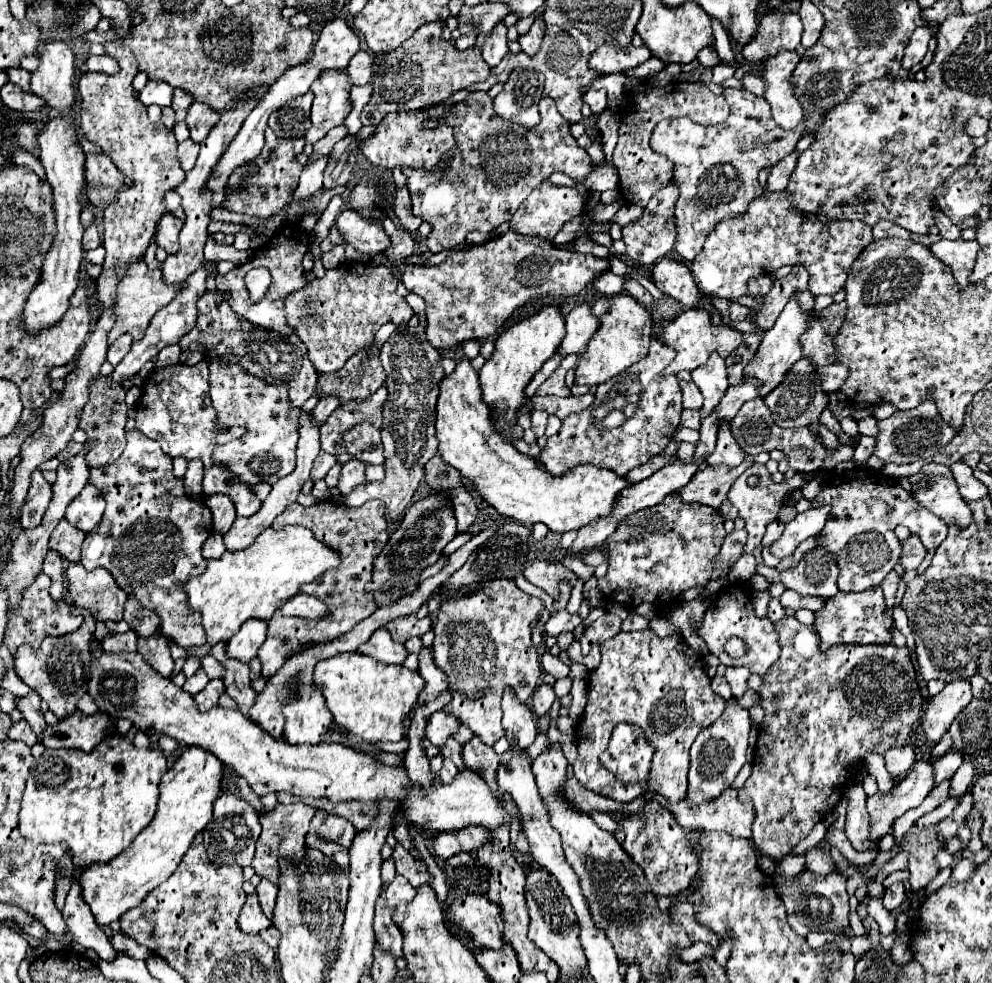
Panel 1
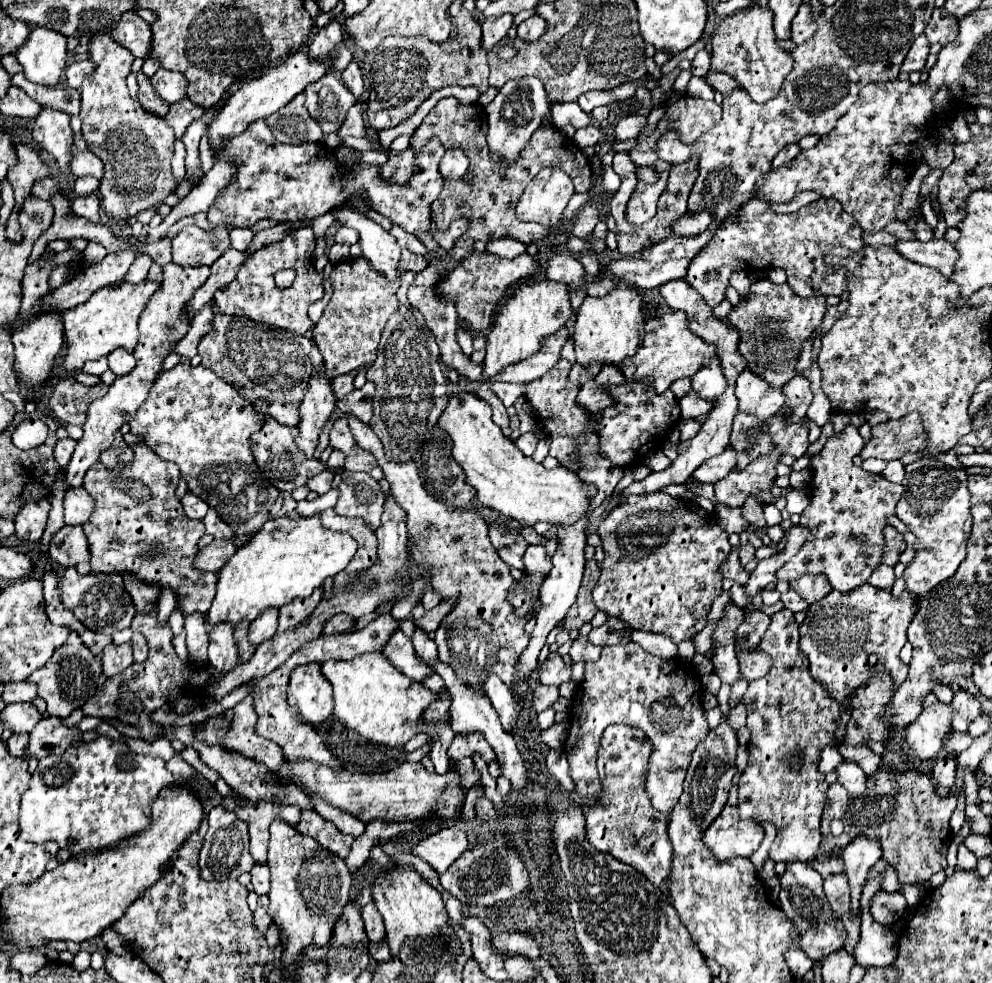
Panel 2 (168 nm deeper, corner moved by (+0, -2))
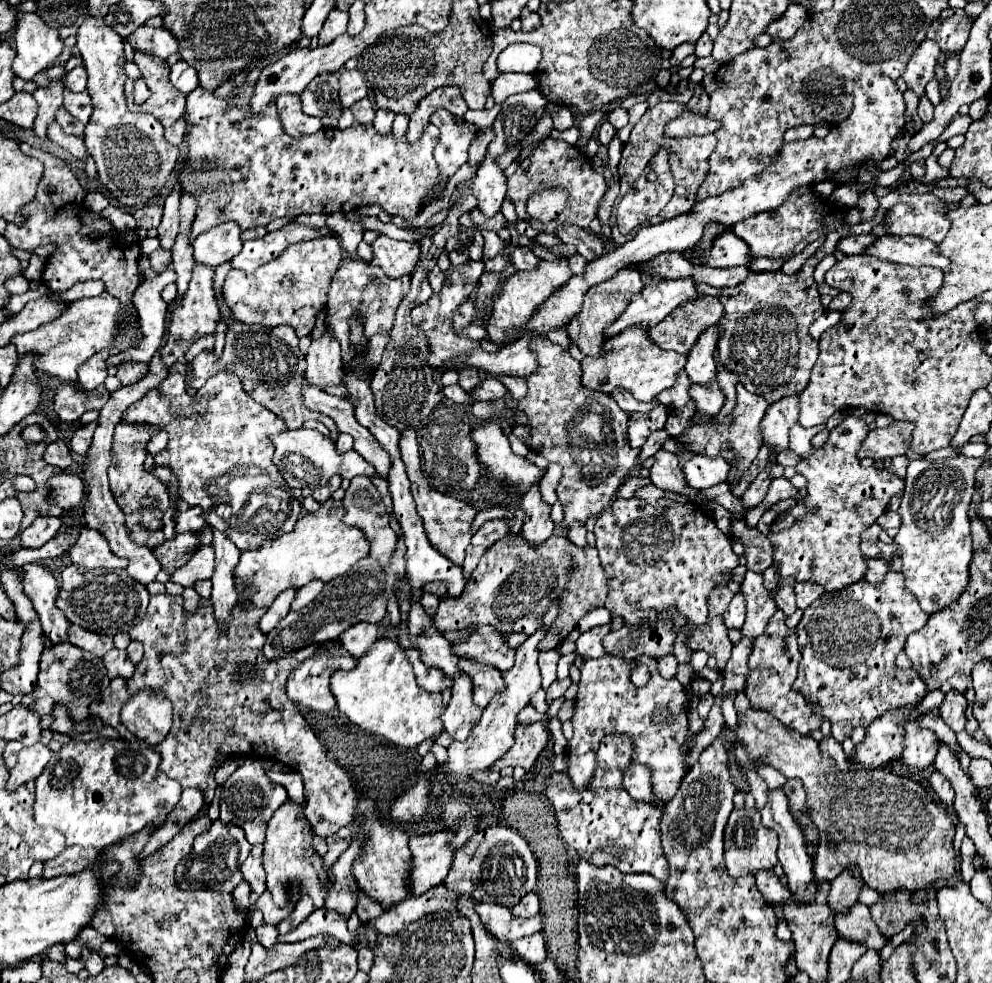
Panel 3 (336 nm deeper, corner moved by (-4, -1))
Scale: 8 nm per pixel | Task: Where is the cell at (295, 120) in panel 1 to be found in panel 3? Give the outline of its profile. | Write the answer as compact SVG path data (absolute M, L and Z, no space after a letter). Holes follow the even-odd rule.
M280 95L280 99L276 99L276 107L284 131L294 139L312 135L322 129L322 121L318 117L308 117L302 111L300 95Z

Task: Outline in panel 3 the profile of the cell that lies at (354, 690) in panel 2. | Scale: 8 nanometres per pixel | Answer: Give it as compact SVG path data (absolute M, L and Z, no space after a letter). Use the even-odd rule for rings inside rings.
M378 639L366 651L366 655L356 659L356 667L352 671L334 671L330 677L330 687L338 709L352 723L364 731L384 735L388 741L400 747L416 747L424 739L430 739L444 729L440 721L444 711L442 695L428 693L418 687L412 665L408 663L402 647L390 639Z

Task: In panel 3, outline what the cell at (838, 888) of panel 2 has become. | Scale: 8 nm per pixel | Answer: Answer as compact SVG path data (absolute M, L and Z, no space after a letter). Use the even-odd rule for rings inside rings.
M860 901L854 903L848 913L836 913L834 915L836 931L842 939L850 943L862 943L870 949L880 951L884 947L884 935L878 931L876 923L870 919L870 907L862 905Z

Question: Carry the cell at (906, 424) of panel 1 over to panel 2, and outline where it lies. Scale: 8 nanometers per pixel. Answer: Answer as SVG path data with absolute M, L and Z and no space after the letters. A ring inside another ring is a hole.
M910 412L908 416L900 418L900 420L888 420L884 424L878 424L872 428L872 438L864 444L862 452L858 456L862 456L862 460L866 458L882 458L882 460L896 460L902 458L906 452L920 452L924 450L926 444L926 434L922 430L922 418L916 412Z

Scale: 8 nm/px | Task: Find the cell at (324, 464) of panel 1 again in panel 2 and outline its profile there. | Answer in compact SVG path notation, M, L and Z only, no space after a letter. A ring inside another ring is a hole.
M326 470L326 472L316 474L314 478L310 478L306 486L308 486L312 492L316 492L316 494L326 494L326 492L332 488L332 478L334 478L334 474Z

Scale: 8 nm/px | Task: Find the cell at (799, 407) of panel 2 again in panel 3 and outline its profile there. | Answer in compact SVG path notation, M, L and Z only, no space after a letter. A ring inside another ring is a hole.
M786 395L784 399L772 403L764 415L764 445L774 445L778 451L788 449L788 433L794 423L798 423L800 407L796 395Z

